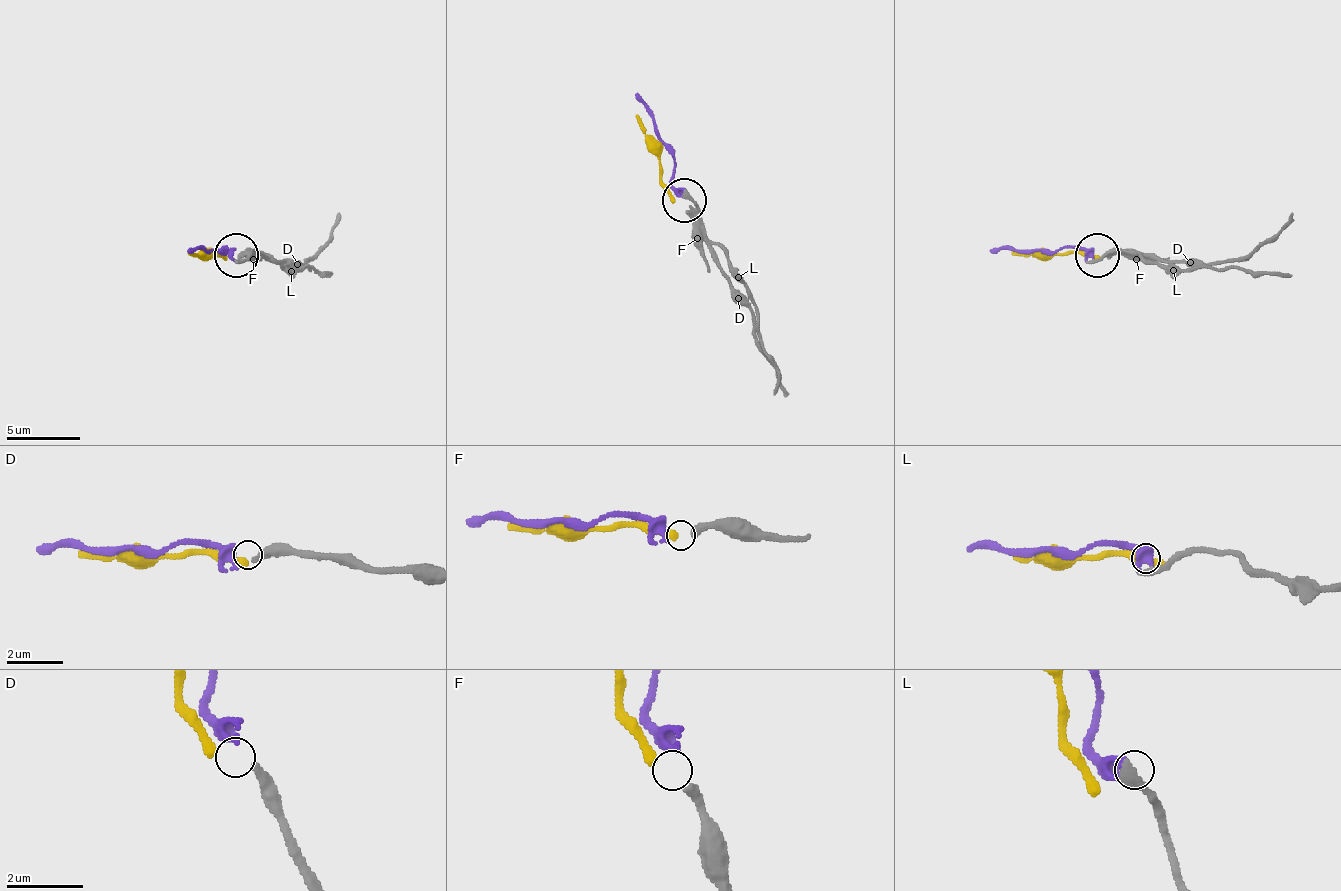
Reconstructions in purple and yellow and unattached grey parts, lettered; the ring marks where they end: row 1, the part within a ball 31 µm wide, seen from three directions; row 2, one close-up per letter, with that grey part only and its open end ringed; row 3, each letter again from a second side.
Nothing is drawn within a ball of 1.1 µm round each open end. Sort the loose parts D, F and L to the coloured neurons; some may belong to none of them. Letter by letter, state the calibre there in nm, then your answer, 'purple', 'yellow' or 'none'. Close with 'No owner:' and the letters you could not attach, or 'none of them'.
D: 280 nm | none
F: 280 nm | yellow
L: 240 nm | purple
No owner: D

